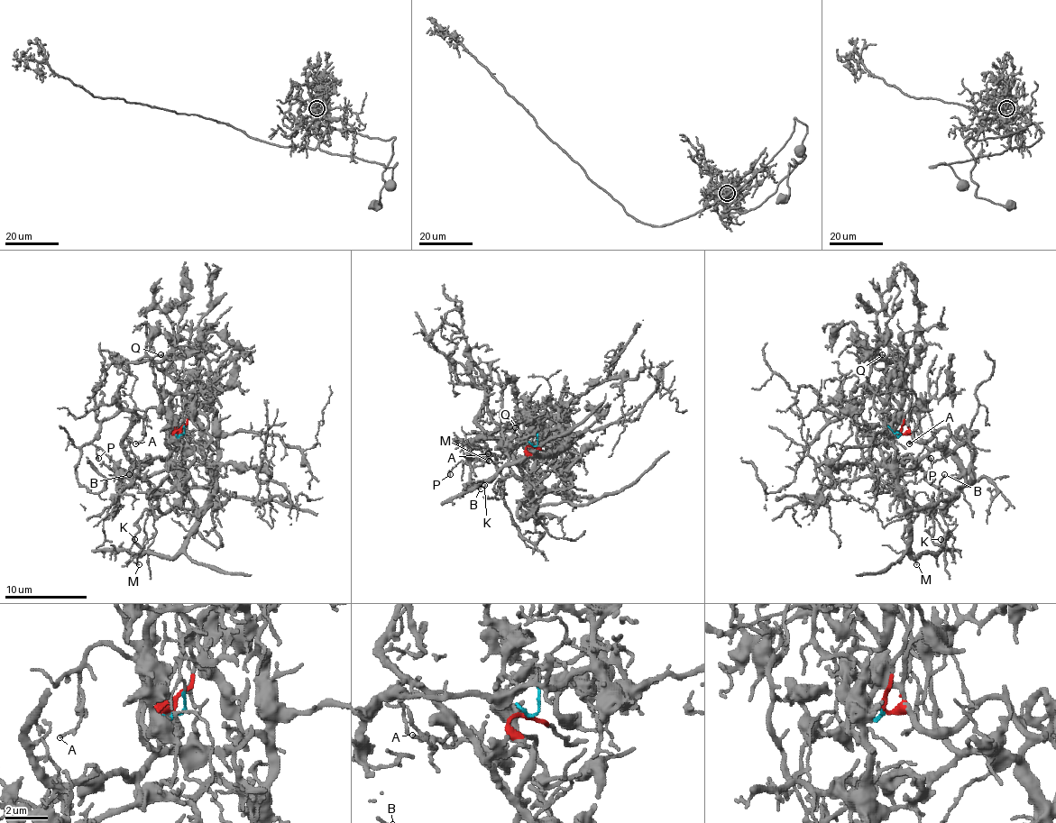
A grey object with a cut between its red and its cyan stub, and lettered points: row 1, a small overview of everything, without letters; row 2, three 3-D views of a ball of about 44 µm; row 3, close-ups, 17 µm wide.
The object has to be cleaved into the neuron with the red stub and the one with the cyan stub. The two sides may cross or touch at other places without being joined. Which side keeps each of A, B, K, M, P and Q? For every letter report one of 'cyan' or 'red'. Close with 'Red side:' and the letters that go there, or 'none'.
A: red
B: cyan
K: cyan
M: red
P: cyan
Q: red
Red side: A, M, Q

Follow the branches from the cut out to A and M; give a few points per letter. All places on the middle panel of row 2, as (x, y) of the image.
A: (533, 446), (527, 448), (535, 462), (528, 497), (532, 501), (538, 489), (520, 464), (488, 454)
M: (533, 446), (527, 454), (535, 462), (528, 497), (534, 509), (533, 493), (502, 475), (485, 448), (489, 461)

